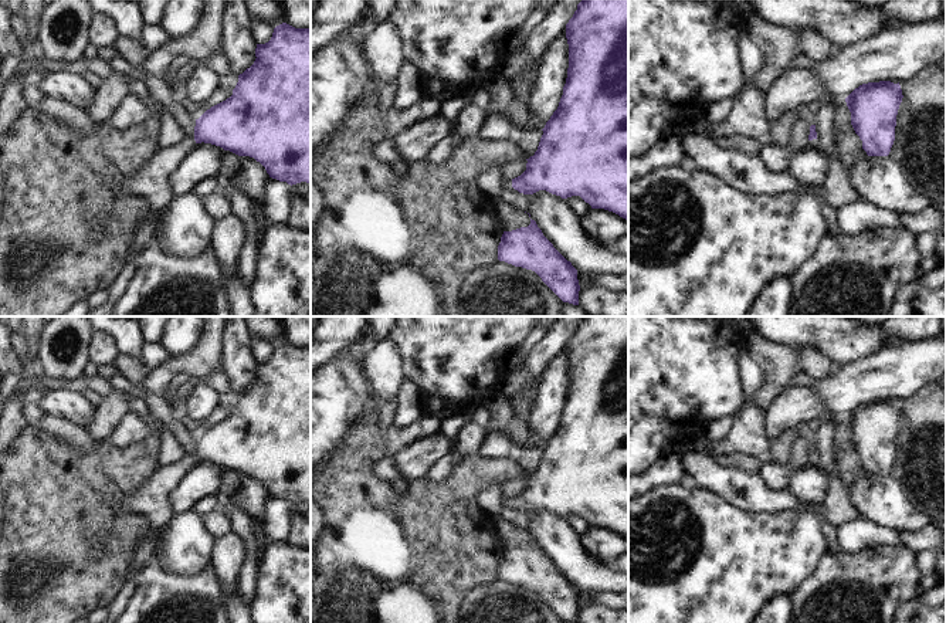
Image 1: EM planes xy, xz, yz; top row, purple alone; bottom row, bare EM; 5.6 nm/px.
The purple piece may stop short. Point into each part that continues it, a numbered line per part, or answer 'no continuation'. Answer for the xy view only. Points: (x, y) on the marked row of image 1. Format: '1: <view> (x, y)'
1: xy (152, 179)

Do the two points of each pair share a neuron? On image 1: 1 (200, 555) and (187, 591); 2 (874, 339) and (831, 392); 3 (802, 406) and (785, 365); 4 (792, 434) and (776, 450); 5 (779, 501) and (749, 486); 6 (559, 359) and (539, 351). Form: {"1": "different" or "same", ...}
{"1": "different", "2": "different", "3": "different", "4": "same", "5": "same", "6": "different"}

